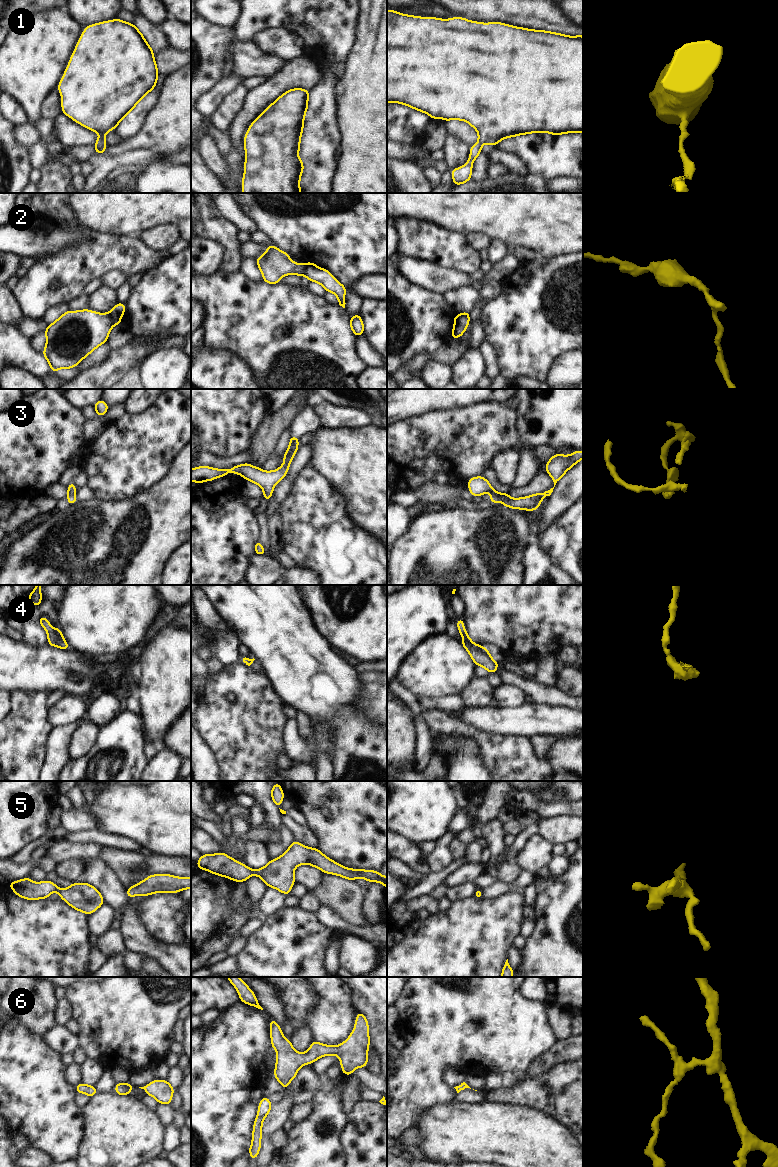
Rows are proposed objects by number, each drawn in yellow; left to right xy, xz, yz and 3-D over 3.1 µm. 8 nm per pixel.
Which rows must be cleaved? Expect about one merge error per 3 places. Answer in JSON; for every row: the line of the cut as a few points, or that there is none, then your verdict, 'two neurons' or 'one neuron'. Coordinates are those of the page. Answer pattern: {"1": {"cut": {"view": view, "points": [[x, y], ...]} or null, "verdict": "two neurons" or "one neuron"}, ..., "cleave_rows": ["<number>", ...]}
{"1": {"cut": null, "verdict": "one neuron"}, "2": {"cut": {"view": "xy", "points": [[107, 313], [114, 324]]}, "verdict": "two neurons"}, "3": {"cut": null, "verdict": "one neuron"}, "4": {"cut": null, "verdict": "one neuron"}, "5": {"cut": null, "verdict": "one neuron"}, "6": {"cut": null, "verdict": "one neuron"}, "cleave_rows": ["2"]}

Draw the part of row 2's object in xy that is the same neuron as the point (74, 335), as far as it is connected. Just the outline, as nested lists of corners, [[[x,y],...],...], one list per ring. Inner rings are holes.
[[[89,309],[67,311],[45,329],[46,346],[43,355],[48,361],[53,374],[58,369],[76,367],[97,347],[107,342],[113,322],[108,313],[97,313]]]

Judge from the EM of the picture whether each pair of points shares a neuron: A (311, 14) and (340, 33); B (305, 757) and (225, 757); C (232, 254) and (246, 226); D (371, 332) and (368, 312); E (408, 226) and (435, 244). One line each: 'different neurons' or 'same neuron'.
A: same neuron
B: different neurons
C: different neurons
D: same neuron
E: same neuron

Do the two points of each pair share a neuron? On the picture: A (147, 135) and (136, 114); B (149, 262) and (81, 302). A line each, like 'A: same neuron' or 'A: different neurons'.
A: different neurons
B: different neurons

